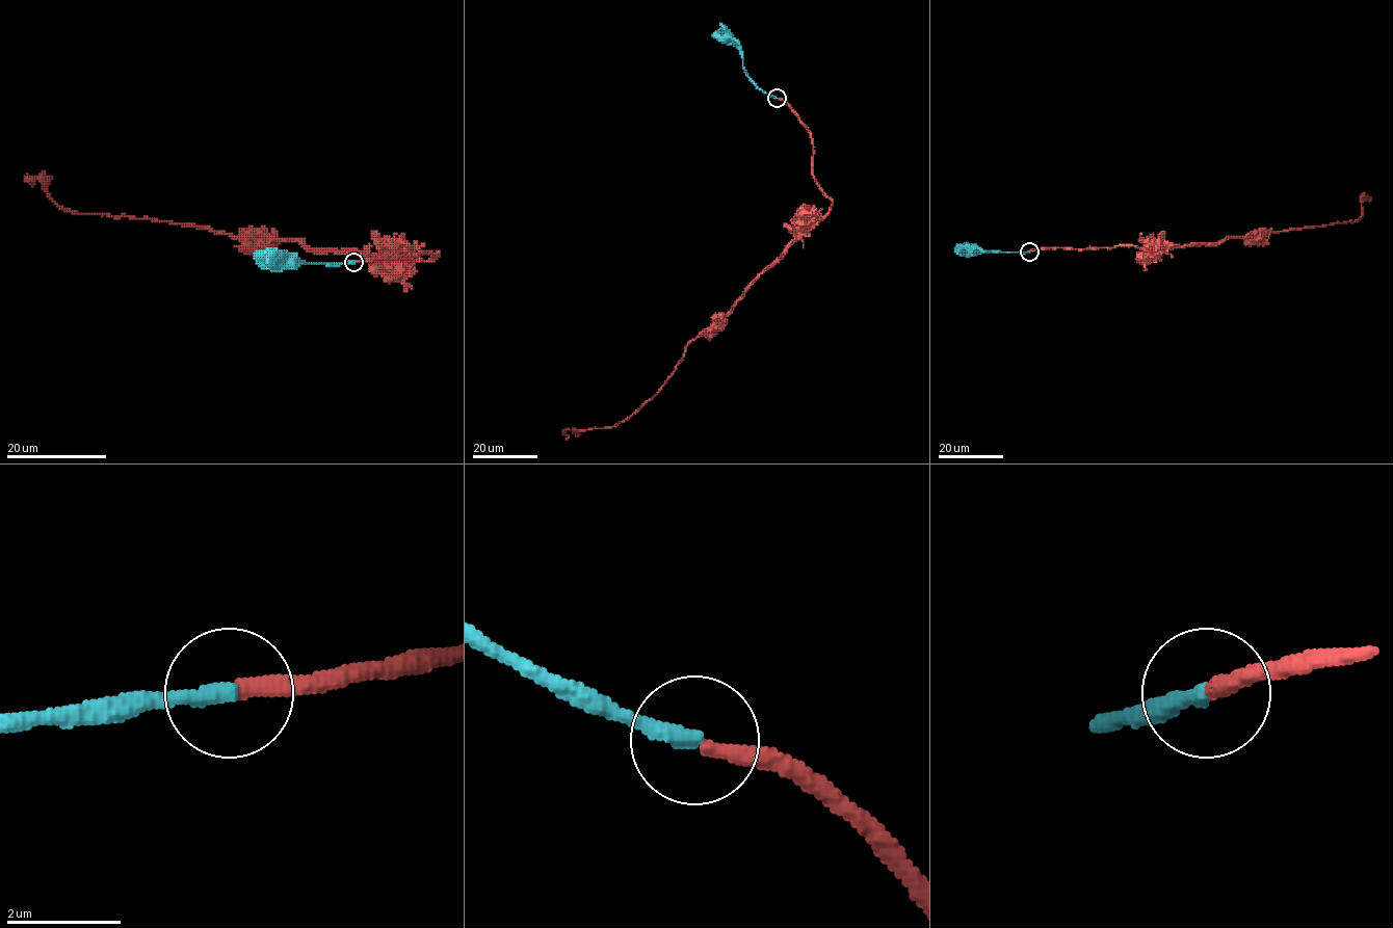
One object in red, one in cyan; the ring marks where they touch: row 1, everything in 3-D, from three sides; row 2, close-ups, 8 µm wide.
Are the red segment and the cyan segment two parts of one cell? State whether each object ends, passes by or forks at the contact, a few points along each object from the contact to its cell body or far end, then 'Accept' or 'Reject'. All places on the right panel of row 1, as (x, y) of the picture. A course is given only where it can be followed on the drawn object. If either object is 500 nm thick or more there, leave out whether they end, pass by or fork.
At the ring red ends. At the ring cyan ends. Course of red: (1029, 250), (1120, 245), (1154, 250), (1217, 244), (1230, 237), (1265, 236), (1359, 220), (1362, 197), (1370, 197). Course of cyan: (1029, 250), (967, 252), (966, 248). Accept

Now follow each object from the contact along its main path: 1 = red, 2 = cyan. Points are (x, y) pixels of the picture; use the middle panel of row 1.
1: (778, 98), (808, 131), (812, 176), (831, 210), (692, 339), (666, 382), (628, 418), (564, 430), (566, 439)
2: (777, 98), (756, 85), (743, 67), (738, 42), (726, 34)

